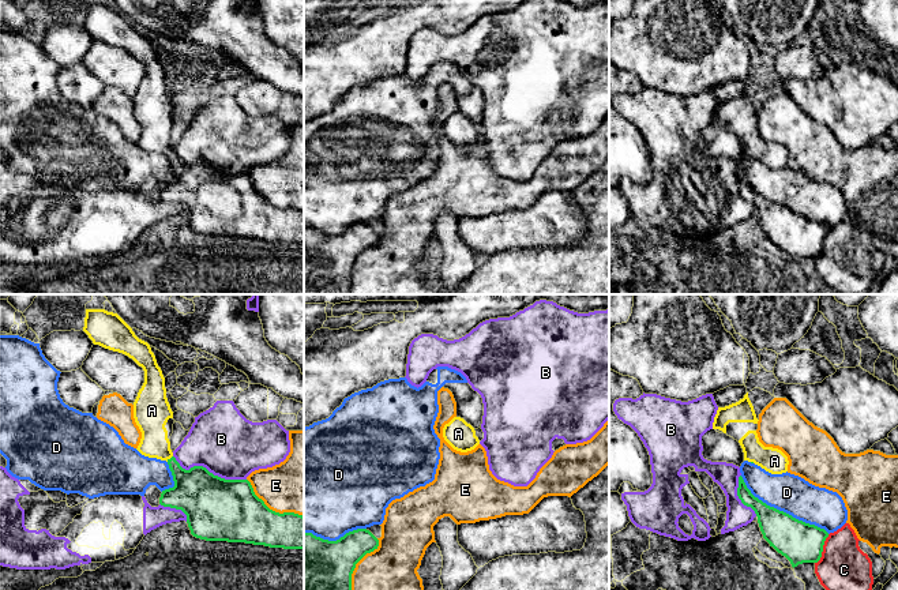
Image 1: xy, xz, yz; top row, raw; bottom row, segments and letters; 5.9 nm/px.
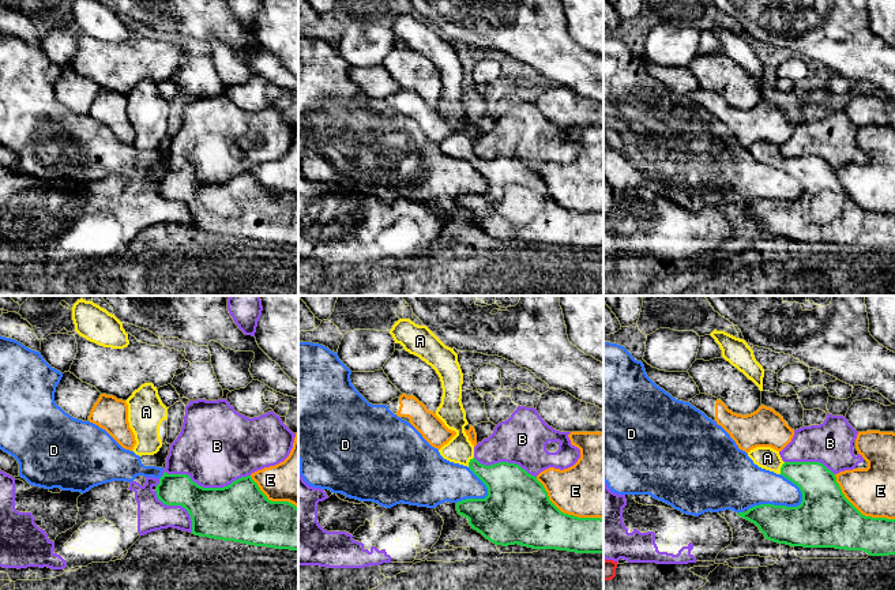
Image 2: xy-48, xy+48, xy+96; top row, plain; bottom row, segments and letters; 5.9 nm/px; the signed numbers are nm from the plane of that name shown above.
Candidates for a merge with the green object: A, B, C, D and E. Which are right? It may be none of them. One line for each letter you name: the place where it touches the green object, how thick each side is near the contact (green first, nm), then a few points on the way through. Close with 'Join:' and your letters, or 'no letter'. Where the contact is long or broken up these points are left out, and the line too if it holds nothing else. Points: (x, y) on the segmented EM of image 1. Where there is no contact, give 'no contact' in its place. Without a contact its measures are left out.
A: contact xy (171, 458); calibres 280 and 170 nm; way xy (196, 491), (177, 472), (171, 458), (154, 443)
Join: A

